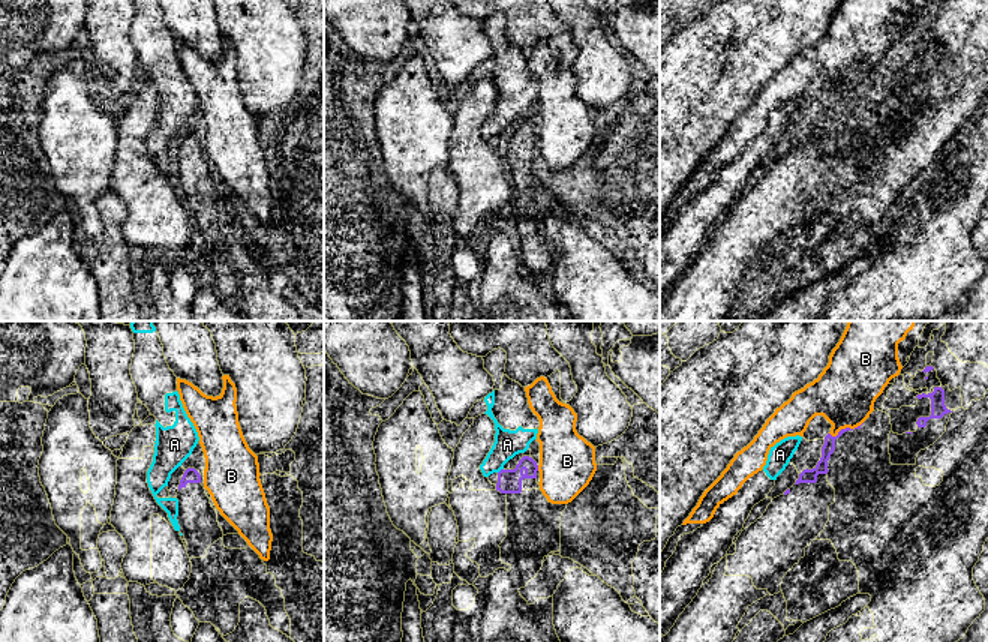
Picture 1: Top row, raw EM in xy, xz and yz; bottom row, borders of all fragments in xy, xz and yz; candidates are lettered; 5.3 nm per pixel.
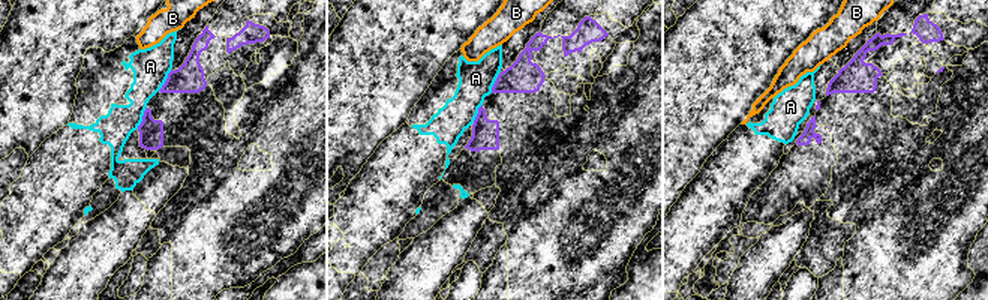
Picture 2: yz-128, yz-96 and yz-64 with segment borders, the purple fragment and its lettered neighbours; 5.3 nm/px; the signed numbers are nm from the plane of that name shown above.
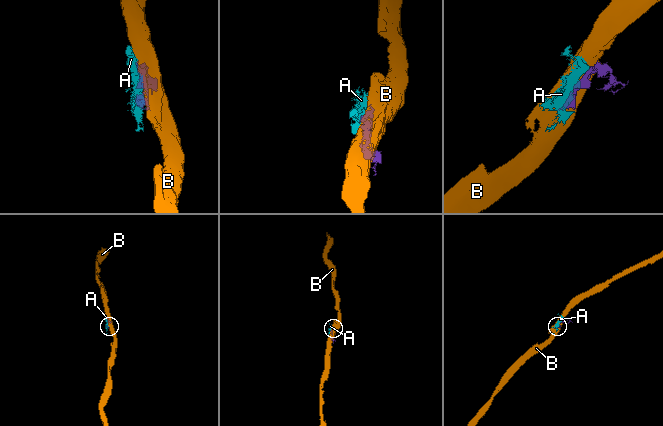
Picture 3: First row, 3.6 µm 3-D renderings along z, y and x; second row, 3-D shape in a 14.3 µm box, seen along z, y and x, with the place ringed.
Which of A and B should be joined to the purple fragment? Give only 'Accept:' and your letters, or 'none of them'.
Accept: none of them

